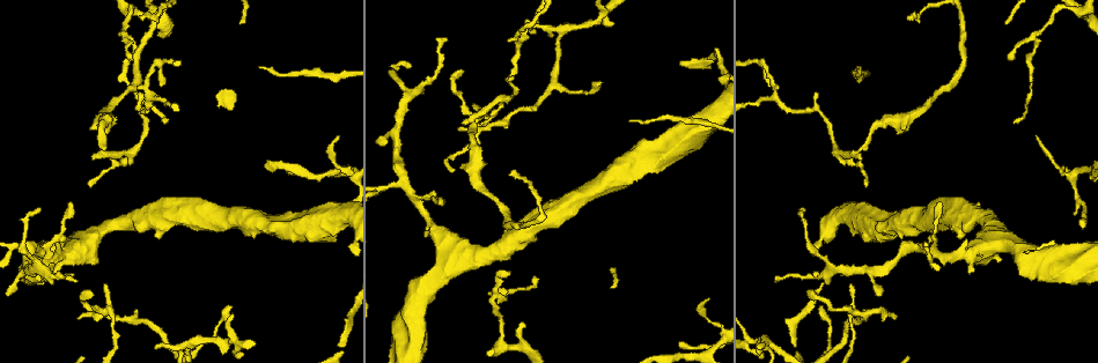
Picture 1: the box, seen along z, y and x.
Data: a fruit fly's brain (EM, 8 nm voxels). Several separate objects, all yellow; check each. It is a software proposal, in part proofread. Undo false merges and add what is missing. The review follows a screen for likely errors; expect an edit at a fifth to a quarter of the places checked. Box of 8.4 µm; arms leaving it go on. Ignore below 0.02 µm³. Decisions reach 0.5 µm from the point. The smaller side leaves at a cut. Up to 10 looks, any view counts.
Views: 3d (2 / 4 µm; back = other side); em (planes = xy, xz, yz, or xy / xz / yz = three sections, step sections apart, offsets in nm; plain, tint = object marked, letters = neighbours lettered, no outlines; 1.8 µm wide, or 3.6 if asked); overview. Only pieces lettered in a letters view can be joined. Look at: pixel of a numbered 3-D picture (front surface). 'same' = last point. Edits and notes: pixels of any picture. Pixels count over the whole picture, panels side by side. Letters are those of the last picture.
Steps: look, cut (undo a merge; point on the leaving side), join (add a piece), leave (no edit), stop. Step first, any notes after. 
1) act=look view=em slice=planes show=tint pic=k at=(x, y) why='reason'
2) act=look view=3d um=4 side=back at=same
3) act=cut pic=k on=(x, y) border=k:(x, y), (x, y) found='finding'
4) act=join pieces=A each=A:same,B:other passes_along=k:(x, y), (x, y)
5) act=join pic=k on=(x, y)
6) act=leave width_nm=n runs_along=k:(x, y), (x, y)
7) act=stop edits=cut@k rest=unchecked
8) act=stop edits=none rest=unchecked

act=look view=em slice=planes show=letters pic=1 at=(822, 307) why='tapers out'

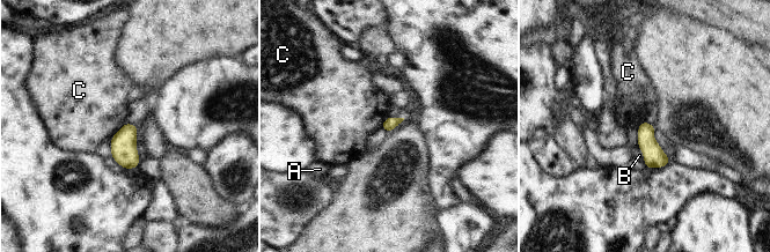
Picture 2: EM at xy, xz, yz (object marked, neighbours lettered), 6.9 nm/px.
act=leave width_nm=90 each=A:other,B:other,C:other border=2:(124, 124), (111, 136) found='no lettered piece goes on from it'

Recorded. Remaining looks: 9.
act=look view=em slice=xz step=4 show=tint pic=1 at=(105, 312) why='abrupt turn'

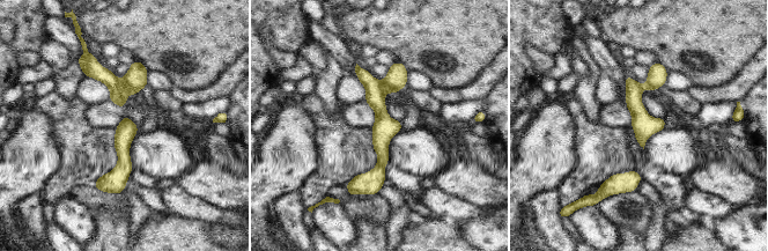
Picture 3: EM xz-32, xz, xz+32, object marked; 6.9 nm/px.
act=look view=em slice=xz step=4 show=letters at=same why='what lies round it'

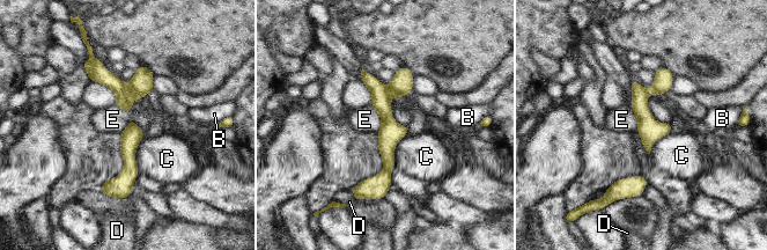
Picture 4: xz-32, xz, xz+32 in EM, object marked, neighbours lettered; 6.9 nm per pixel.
act=cut pic=4 on=(140, 85) longest_contact=C:240nm each=B:other,C:other,D:other,E:other border=4:(126, 85), (133, 98) found='a second cell is stuck on'

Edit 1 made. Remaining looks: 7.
act=look view=3d um=4 pic=1 at=(36, 246)

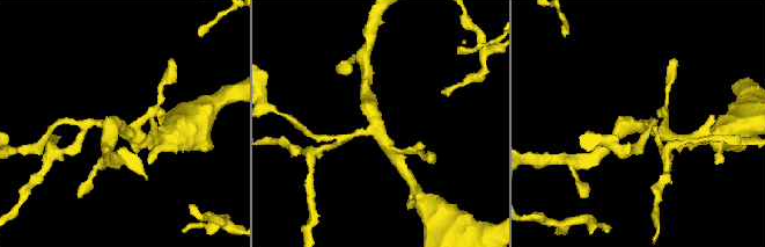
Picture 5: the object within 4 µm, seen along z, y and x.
act=look view=em slice=xz step=16 show=tint pic=5 at=(648, 125)

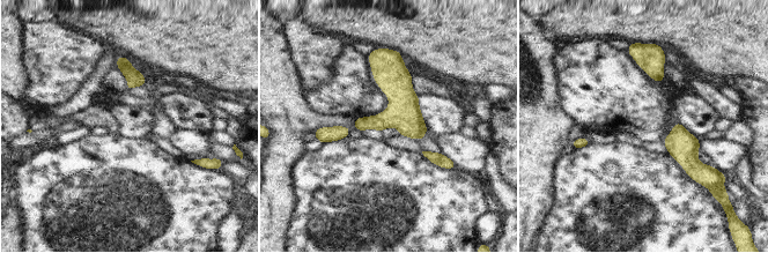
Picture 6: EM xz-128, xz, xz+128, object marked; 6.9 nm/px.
act=look view=em slice=yz step=8 show=letters at=same

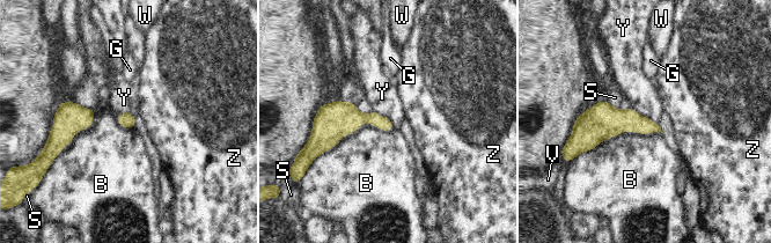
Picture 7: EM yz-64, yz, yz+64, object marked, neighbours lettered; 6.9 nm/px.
act=leave width_nm=100 each=B:other,G:other,S:other,V:other,W:other,Y:other,Z:other border=7:(631, 107), (658, 123) found='one cell here'

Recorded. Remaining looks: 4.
act=look view=3d um=2 side=back pic=1 at=(509, 271) why='thin end'

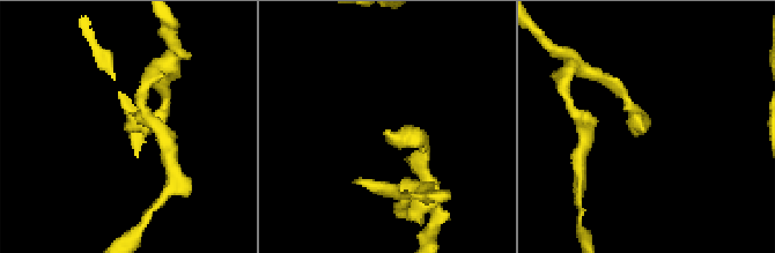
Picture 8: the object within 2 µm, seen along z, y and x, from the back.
act=look view=em slice=planes show=letters pic=8 at=(127, 131) why='need the tissue'

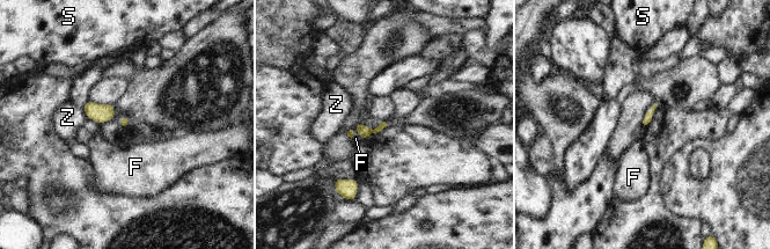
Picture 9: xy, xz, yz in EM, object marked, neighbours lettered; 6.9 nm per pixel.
act=leave each=F:other,S:other,Z:other border=9:(354, 127), (362, 139) found='none of them fits'

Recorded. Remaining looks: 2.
act=stop edits=cut@4 rest=unchecked

